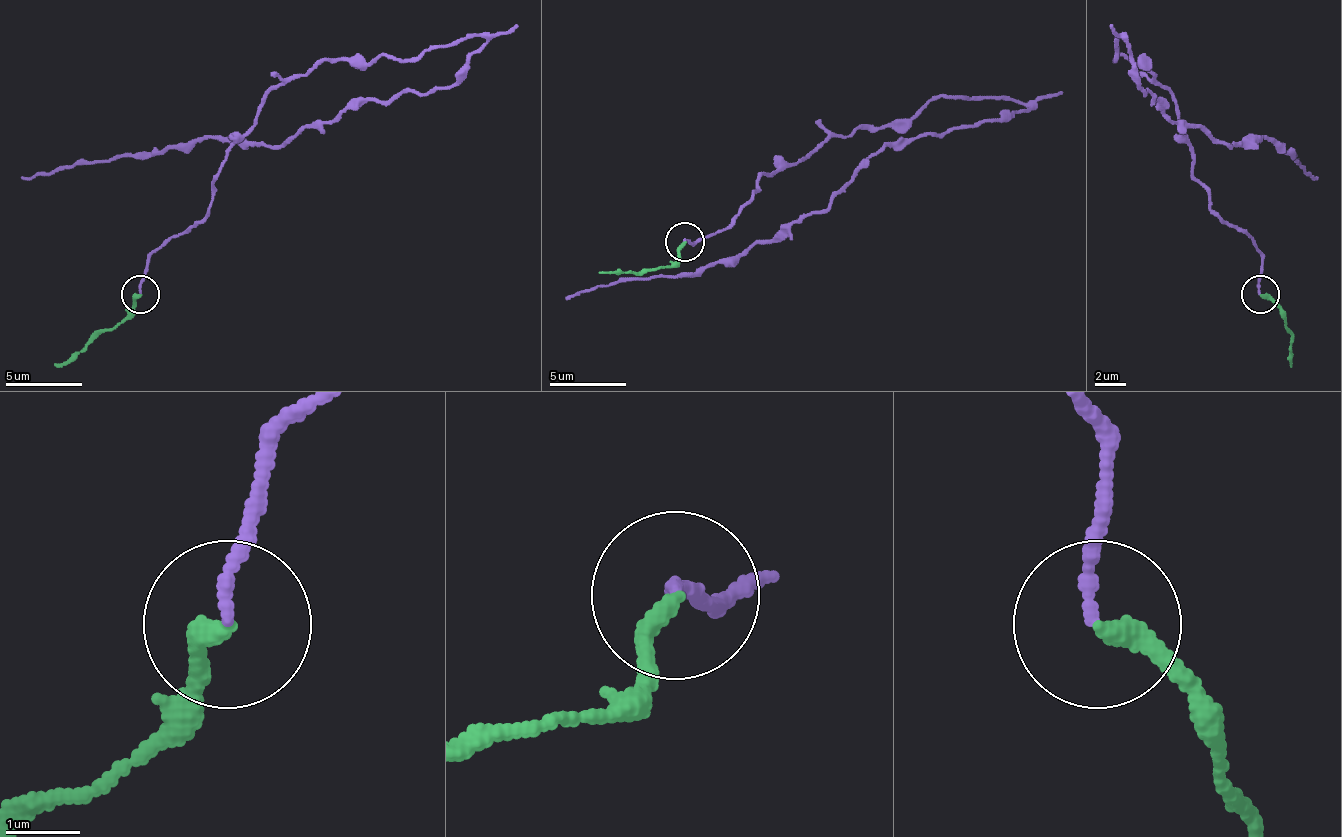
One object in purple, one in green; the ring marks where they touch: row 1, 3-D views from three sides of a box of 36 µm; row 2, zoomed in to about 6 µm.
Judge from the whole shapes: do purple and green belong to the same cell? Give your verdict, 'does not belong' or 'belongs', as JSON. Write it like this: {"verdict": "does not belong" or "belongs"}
{"verdict": "belongs"}

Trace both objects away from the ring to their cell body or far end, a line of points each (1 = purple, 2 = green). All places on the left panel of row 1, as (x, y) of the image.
1: (139, 293), (281, 82), (327, 59), (488, 40), (450, 86), (346, 105), (281, 144), (197, 140), (20, 178)
2: (139, 293), (124, 316), (55, 366)

